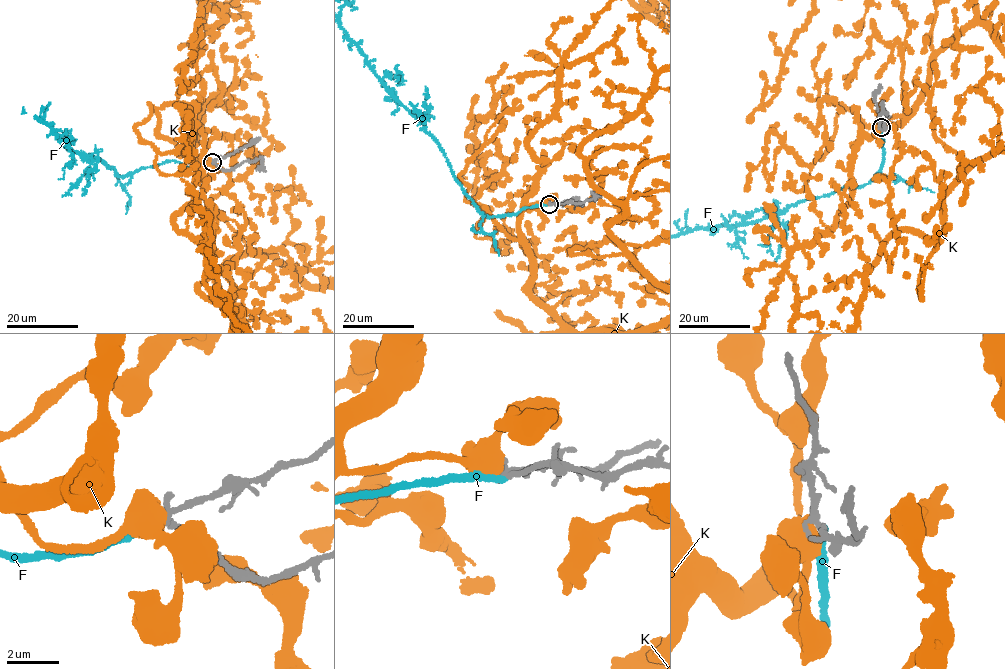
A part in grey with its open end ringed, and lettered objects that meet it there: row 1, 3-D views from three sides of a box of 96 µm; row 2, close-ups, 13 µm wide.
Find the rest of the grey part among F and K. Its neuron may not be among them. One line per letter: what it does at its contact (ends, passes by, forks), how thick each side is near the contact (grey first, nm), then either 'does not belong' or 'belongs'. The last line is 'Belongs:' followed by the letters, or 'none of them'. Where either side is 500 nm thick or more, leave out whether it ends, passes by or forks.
F: it ends there; 260 nm thick on the grey side, 320 nm on the other; belongs
K: 140 nm thick on the grey side, 800 nm on the other; does not belong
Belongs: F

